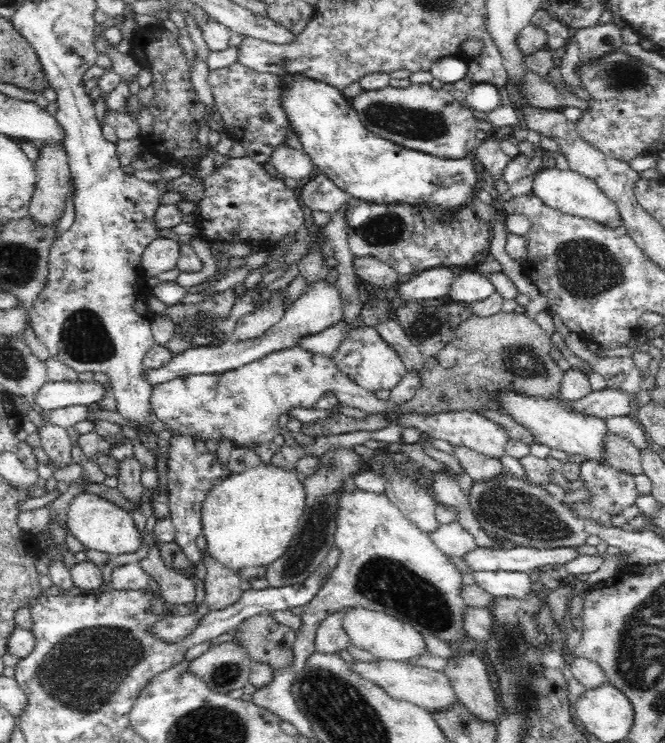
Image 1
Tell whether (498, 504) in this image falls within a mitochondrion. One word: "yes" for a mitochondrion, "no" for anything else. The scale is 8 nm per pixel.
yes

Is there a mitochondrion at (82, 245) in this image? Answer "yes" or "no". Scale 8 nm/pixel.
no

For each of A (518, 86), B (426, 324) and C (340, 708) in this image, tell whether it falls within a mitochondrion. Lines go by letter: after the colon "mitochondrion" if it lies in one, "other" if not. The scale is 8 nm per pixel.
A: other
B: mitochondrion
C: mitochondrion

